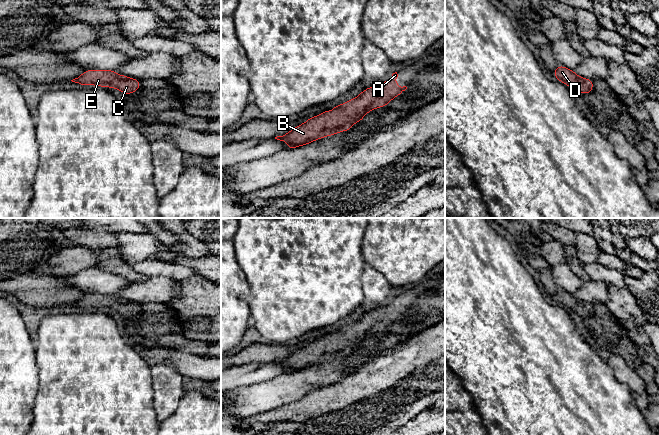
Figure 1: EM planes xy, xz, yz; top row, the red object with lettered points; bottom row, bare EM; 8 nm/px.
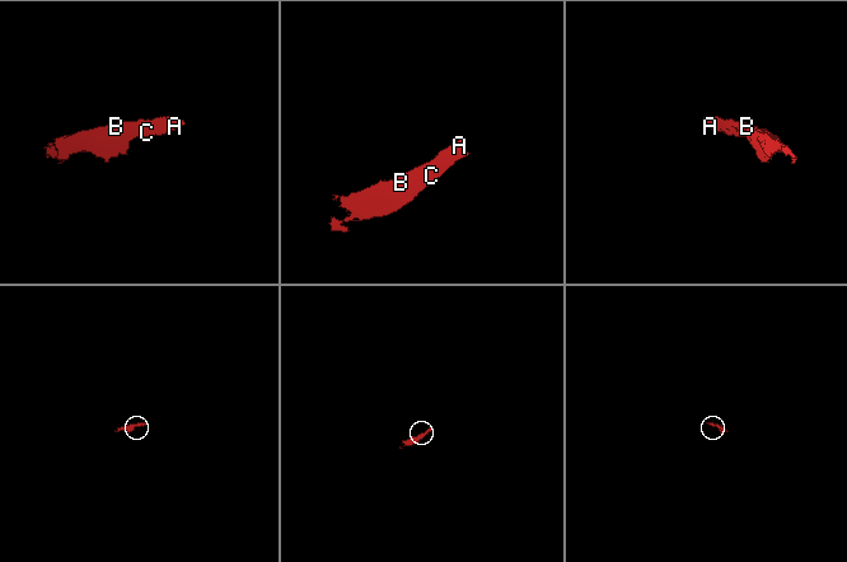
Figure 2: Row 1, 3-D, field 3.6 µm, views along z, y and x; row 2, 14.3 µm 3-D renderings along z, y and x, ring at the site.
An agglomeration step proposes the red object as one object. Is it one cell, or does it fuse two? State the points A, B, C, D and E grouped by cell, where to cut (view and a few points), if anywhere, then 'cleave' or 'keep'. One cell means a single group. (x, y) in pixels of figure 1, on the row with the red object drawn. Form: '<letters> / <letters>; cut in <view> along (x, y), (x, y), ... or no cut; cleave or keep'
A B C D E; no cut; keep

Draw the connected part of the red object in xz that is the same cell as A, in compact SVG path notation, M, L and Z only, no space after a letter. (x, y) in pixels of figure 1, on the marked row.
M395 72L390 80L365 89L356 98L309 118L305 123L275 139L285 141L288 149L294 149L341 131L349 131L352 125L360 122L369 111L385 107L407 89L406 86L396 85L397 77L398 74Z

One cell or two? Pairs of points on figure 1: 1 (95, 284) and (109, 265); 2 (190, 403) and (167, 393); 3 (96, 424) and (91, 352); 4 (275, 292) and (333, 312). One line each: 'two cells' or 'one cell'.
1: two cells
2: two cells
3: one cell
4: one cell

